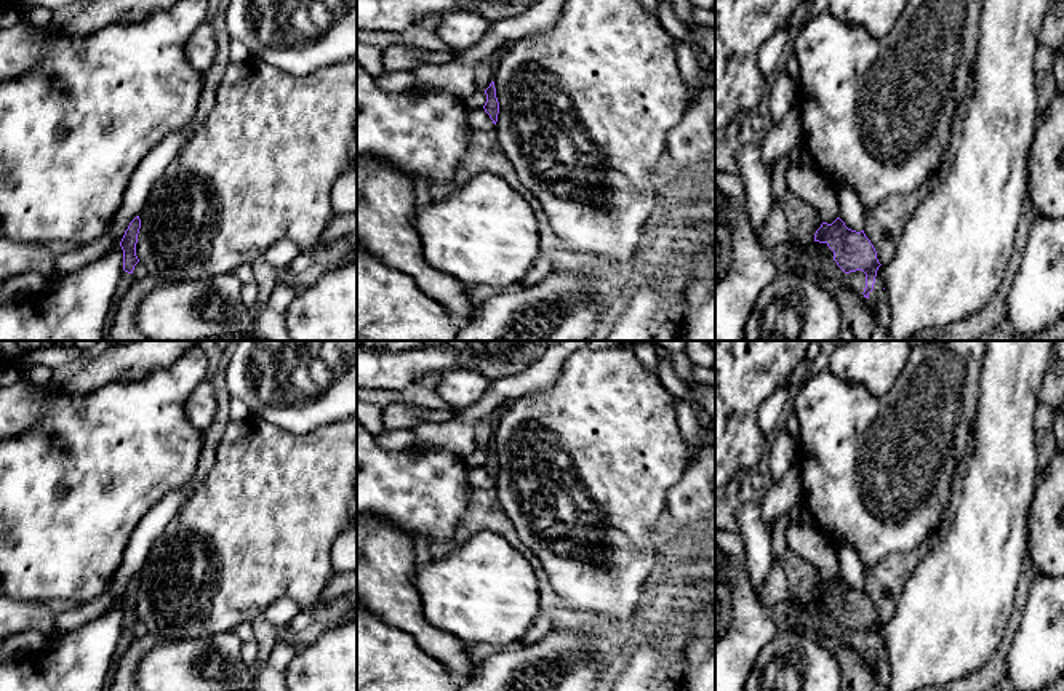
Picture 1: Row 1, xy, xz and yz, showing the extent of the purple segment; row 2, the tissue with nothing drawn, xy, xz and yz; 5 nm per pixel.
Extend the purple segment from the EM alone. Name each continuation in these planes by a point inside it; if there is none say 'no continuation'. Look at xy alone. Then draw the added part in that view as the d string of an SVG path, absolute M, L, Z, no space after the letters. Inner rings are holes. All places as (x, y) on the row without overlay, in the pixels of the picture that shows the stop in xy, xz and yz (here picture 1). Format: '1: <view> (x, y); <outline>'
no continuation

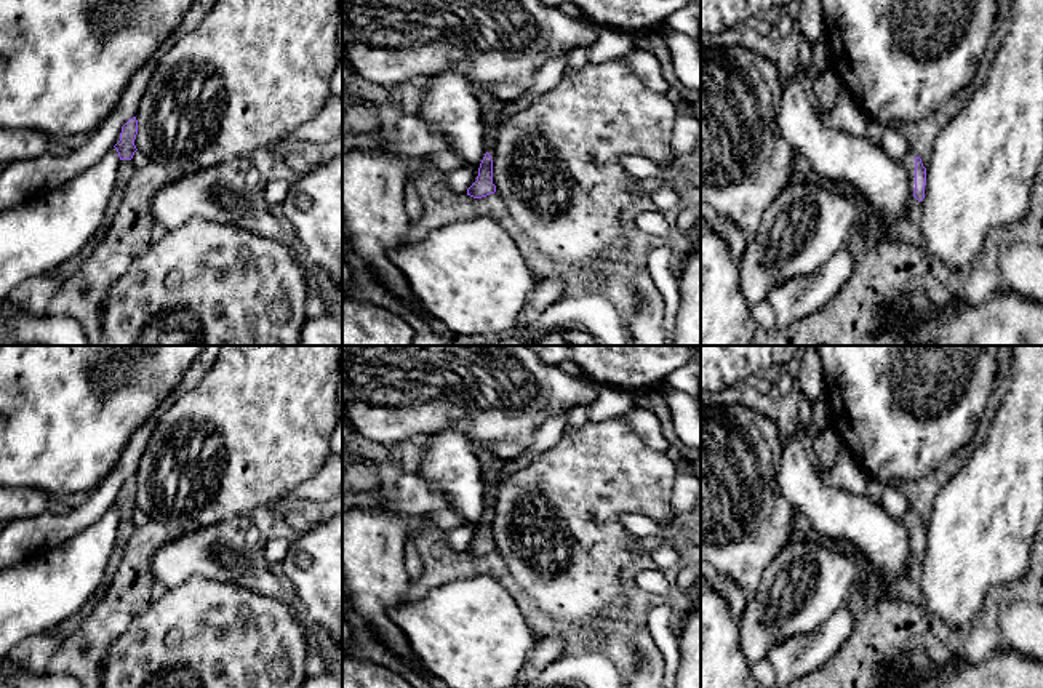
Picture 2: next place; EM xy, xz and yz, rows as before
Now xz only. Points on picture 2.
no continuation

